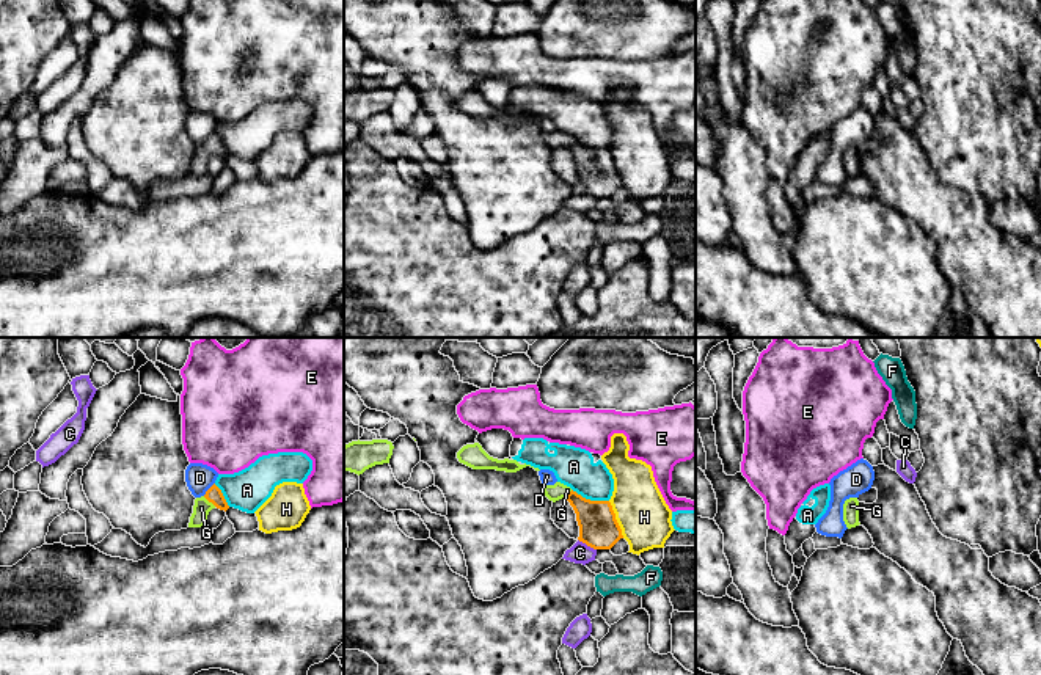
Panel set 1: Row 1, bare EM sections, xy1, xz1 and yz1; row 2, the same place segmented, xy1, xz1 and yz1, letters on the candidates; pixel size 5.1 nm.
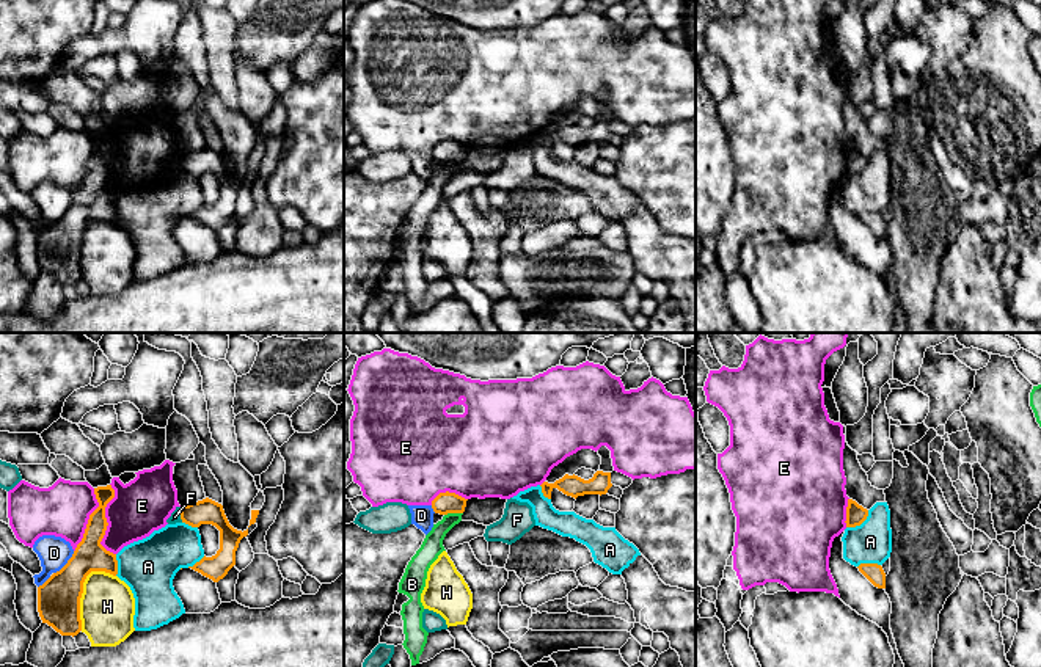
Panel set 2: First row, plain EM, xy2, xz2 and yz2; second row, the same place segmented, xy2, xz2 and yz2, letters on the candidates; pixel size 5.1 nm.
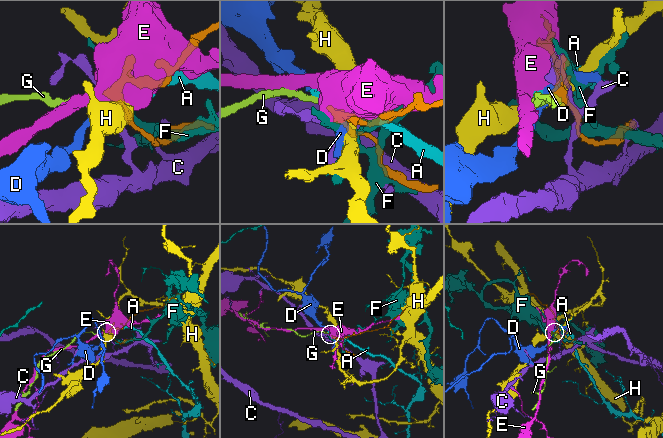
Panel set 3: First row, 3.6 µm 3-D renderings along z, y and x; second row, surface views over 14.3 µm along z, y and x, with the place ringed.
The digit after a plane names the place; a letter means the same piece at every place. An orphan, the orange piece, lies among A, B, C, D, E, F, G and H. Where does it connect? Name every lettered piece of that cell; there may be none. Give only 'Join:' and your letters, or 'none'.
Join: G

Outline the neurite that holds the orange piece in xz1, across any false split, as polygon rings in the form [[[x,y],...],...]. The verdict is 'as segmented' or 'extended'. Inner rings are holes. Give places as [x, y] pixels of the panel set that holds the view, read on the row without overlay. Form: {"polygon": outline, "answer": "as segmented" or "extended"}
{"polygon": [[[561,130],[543,133],[543,141],[553,151],[562,146],[570,151],[579,174],[578,188],[587,195],[594,198],[611,198],[623,187],[609,149],[586,148]]], "answer": "extended"}

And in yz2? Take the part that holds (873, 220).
{"polygon": [[[860,212],[859,220],[878,237],[886,237],[886,221],[878,212]]], "answer": "as segmented"}

